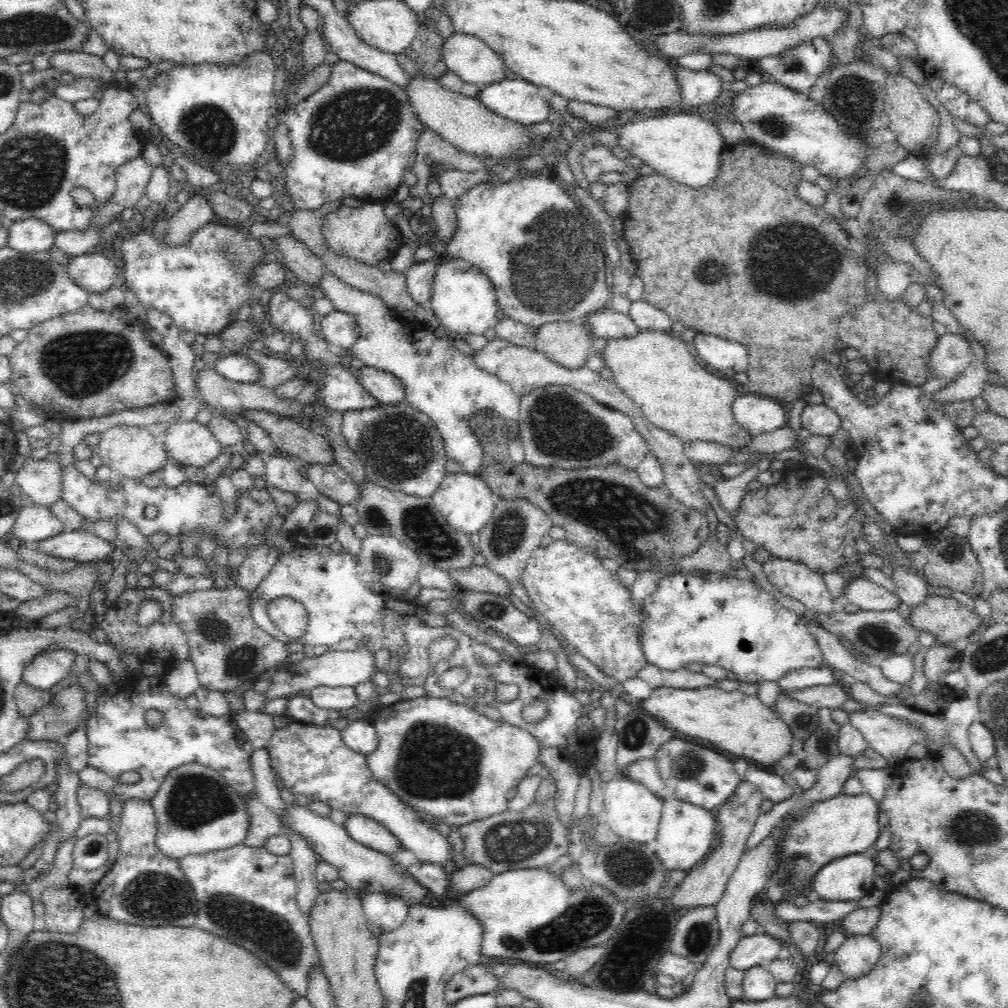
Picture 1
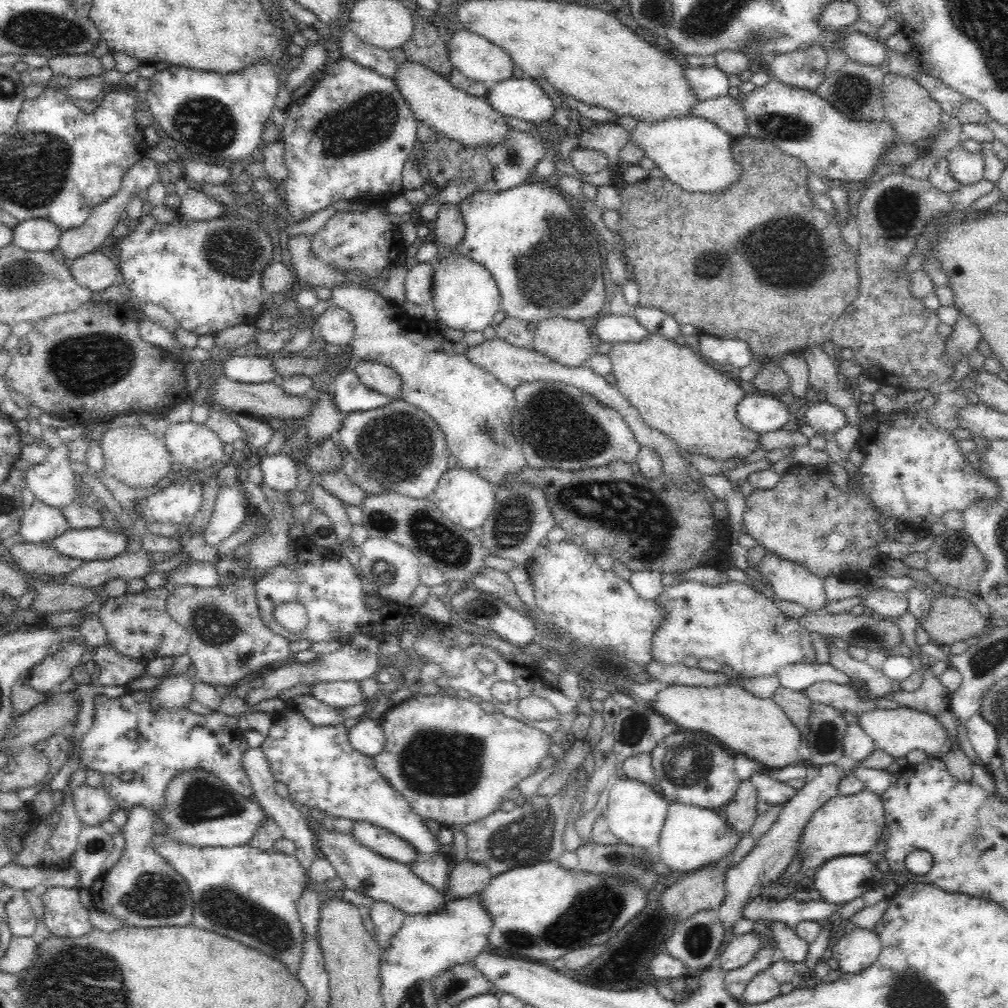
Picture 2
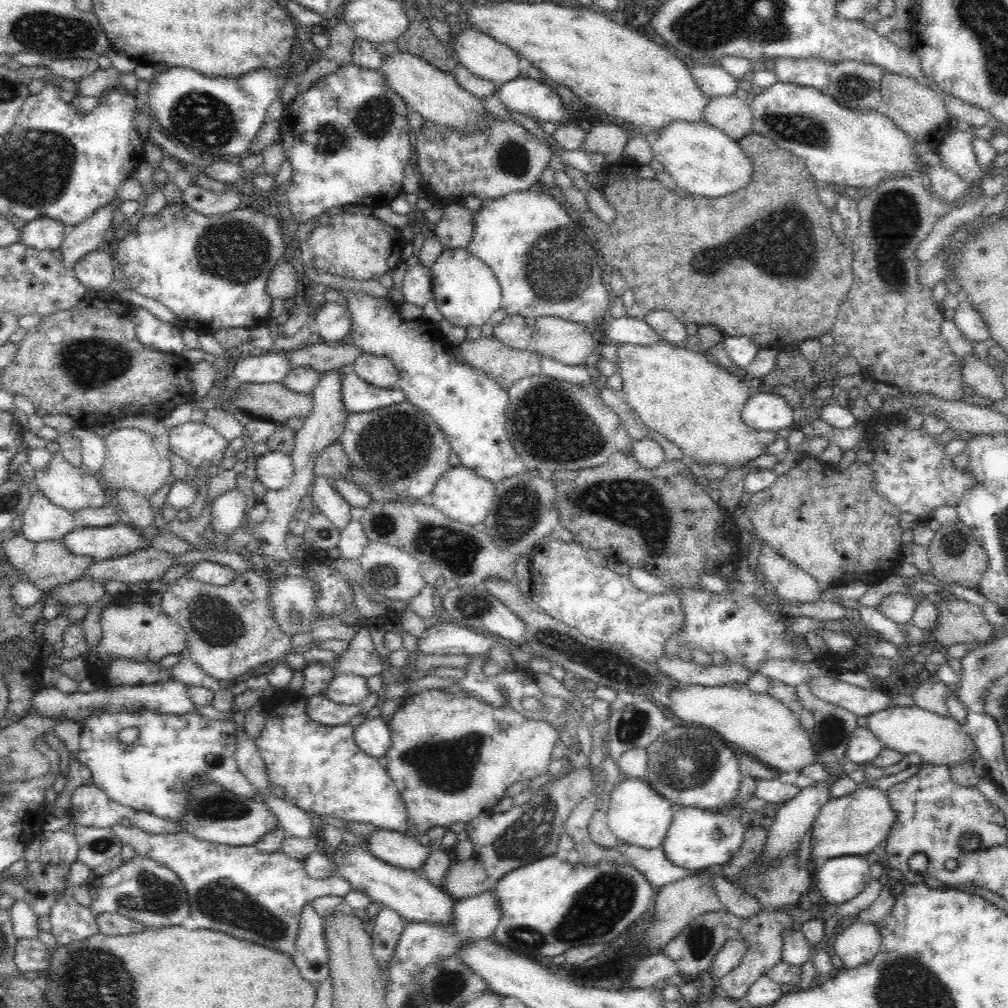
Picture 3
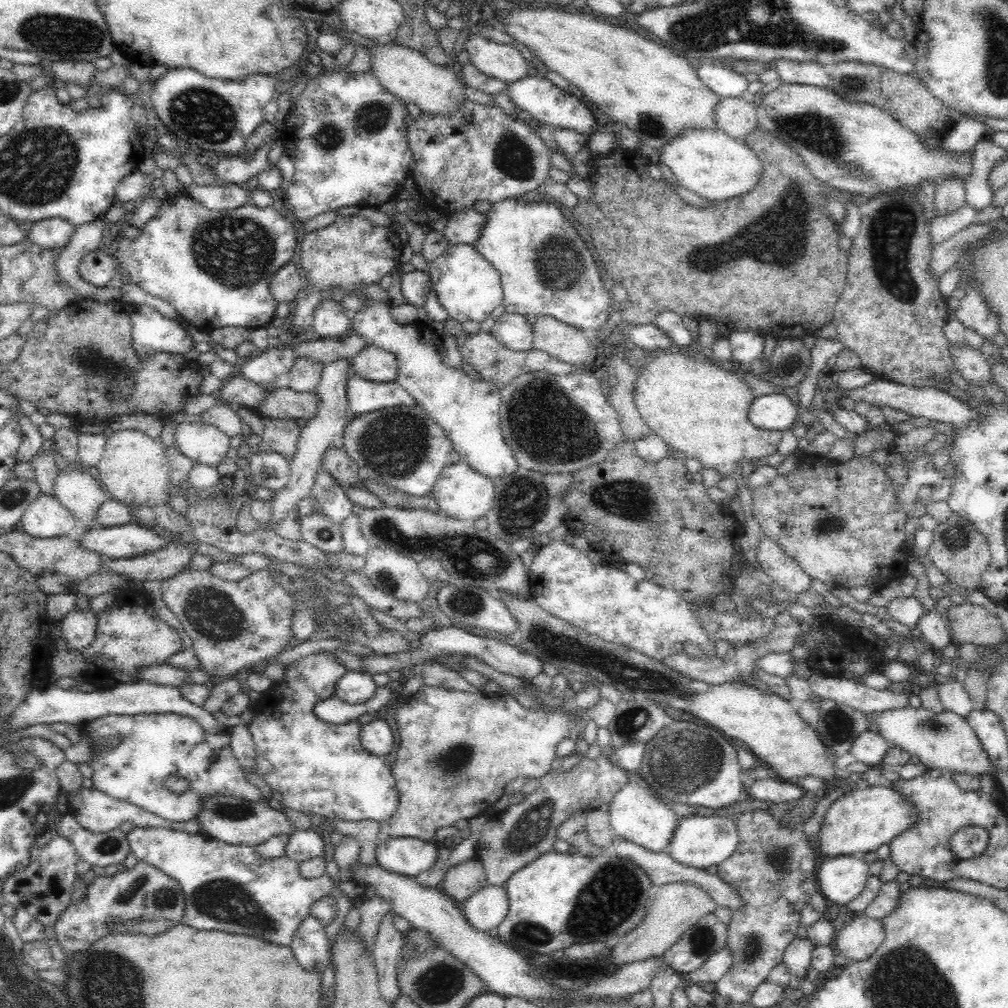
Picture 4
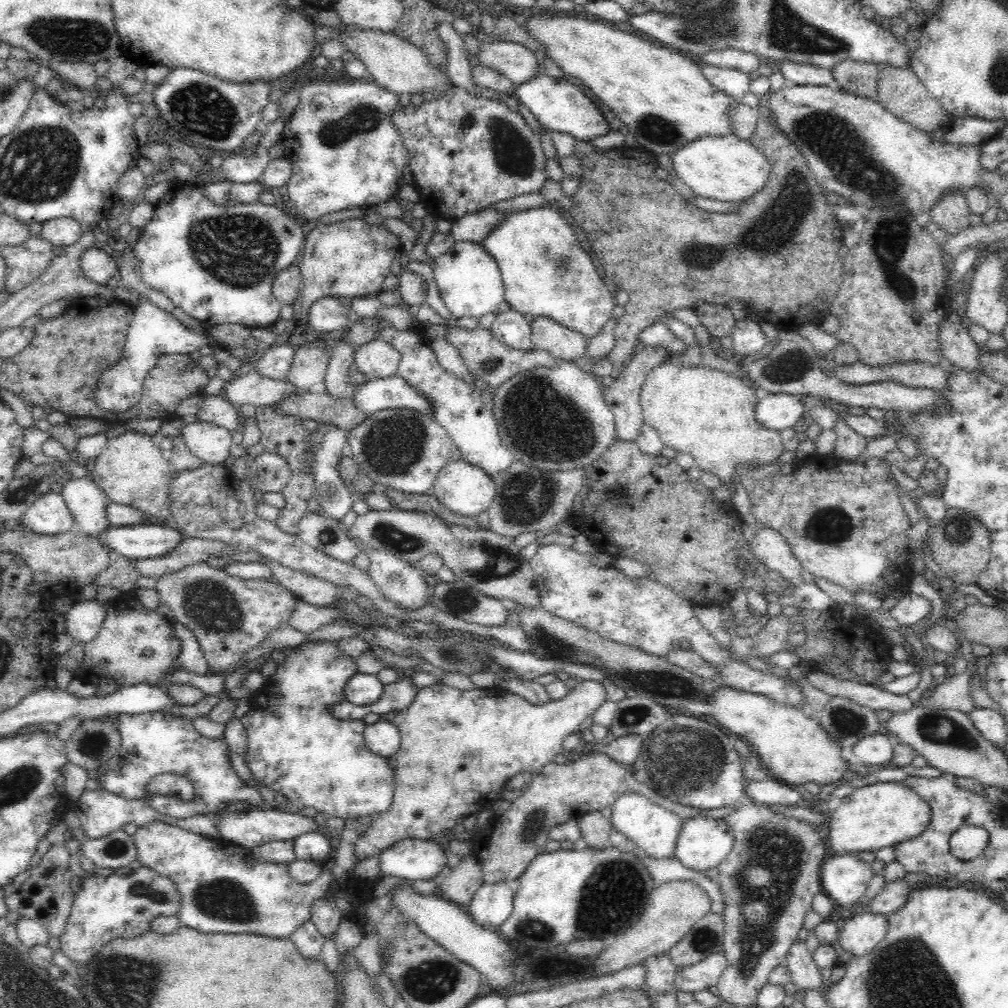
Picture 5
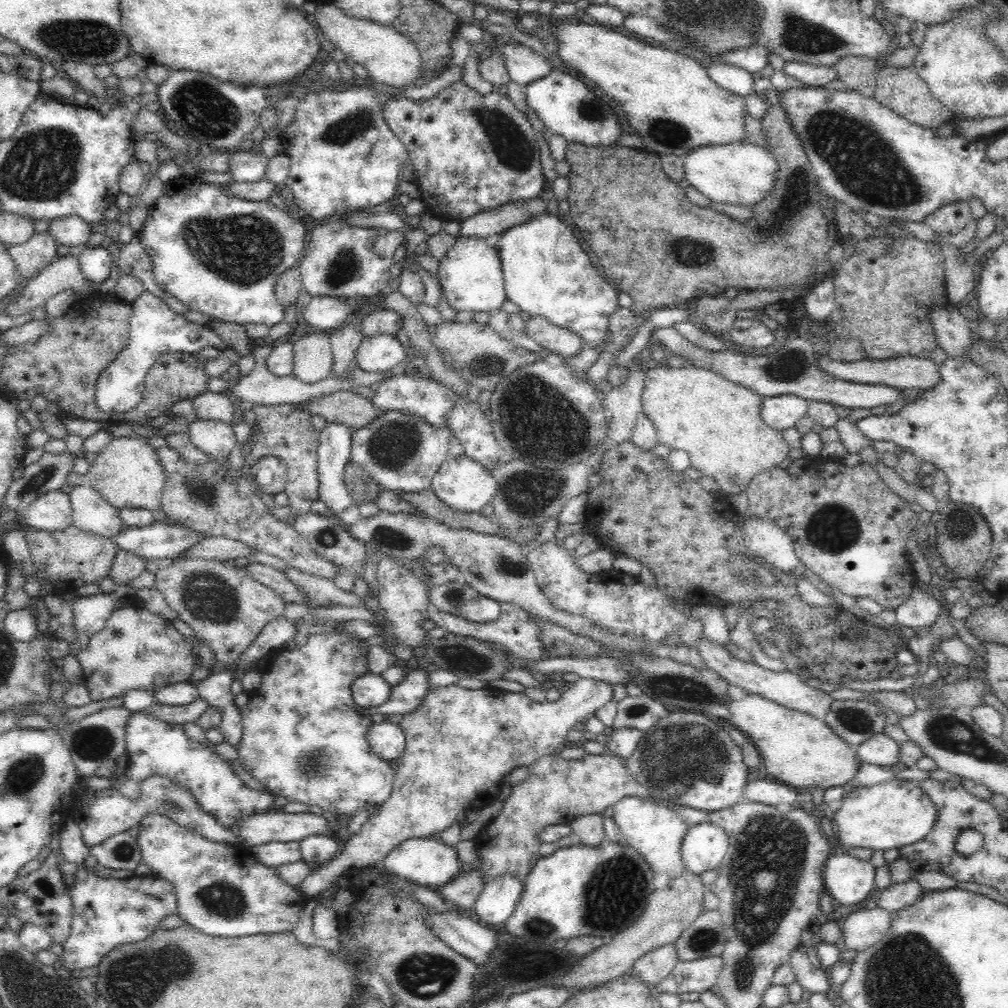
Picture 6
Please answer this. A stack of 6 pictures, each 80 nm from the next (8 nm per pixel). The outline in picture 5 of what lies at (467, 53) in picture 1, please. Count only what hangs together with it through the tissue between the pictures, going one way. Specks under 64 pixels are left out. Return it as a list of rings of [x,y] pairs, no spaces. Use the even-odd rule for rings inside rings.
[[[480,40],[475,58],[480,65],[508,77],[513,84],[526,82],[540,74],[541,60],[516,42],[483,43]]]

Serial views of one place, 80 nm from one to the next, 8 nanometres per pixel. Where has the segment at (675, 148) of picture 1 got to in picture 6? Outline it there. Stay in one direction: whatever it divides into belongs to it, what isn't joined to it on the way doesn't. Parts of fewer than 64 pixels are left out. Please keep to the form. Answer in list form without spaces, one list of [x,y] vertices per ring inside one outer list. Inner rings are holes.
[[[736,140],[730,144],[704,144],[688,150],[683,161],[683,178],[698,192],[714,202],[746,204],[762,200],[776,178],[777,160],[761,146],[746,140]]]

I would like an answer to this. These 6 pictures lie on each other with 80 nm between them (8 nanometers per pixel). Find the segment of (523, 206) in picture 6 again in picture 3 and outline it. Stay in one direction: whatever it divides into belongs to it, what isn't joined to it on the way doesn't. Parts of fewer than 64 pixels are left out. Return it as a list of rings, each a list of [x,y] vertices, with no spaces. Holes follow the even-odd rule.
[[[457,202],[443,208],[442,217],[435,224],[435,236],[444,248],[467,247],[473,236],[472,213]]]

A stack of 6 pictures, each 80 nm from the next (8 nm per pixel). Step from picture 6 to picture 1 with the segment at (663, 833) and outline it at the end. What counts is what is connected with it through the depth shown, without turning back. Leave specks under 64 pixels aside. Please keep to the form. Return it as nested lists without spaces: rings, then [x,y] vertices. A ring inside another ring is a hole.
[[[619,775],[606,783],[603,800],[604,812],[601,818],[620,838],[624,837],[632,842],[644,843],[656,839],[663,800],[656,797],[644,785],[630,780],[627,776]]]

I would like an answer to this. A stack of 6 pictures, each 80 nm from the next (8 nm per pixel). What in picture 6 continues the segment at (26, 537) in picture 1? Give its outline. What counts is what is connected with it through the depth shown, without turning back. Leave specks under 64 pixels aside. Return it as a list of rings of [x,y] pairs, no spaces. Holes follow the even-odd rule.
[[[60,490],[40,494],[21,515],[21,522],[24,527],[48,532],[61,531],[73,526],[68,494]]]

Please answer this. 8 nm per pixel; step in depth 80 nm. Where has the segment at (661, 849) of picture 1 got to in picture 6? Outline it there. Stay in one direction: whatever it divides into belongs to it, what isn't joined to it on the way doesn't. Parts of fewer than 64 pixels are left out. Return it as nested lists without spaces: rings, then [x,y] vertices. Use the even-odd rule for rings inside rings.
[[[710,820],[687,827],[680,844],[680,855],[688,873],[714,870],[726,856],[728,833]]]

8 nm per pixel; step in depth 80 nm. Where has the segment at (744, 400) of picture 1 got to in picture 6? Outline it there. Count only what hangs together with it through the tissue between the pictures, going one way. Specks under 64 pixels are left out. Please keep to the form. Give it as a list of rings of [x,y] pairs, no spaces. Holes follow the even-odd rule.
[[[793,394],[761,397],[760,418],[767,427],[784,430],[794,427],[807,414],[809,400]]]

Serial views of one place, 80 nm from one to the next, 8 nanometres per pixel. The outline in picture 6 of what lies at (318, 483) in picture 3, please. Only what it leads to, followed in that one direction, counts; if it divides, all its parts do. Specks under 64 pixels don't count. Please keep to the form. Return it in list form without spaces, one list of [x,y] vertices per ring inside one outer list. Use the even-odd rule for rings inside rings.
[[[327,423],[320,430],[319,446],[317,449],[317,472],[318,472],[318,499],[330,511],[331,515],[340,518],[354,500],[350,493],[343,475],[345,474],[345,465],[351,461],[351,440],[353,430],[340,423]]]

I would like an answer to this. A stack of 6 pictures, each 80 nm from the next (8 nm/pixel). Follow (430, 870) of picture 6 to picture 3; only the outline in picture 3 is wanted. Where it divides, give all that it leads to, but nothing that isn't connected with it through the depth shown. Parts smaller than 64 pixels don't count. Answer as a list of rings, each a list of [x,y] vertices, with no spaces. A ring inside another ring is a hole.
[[[380,828],[368,834],[366,849],[380,860],[408,870],[420,868],[431,852],[428,845],[410,835]]]

